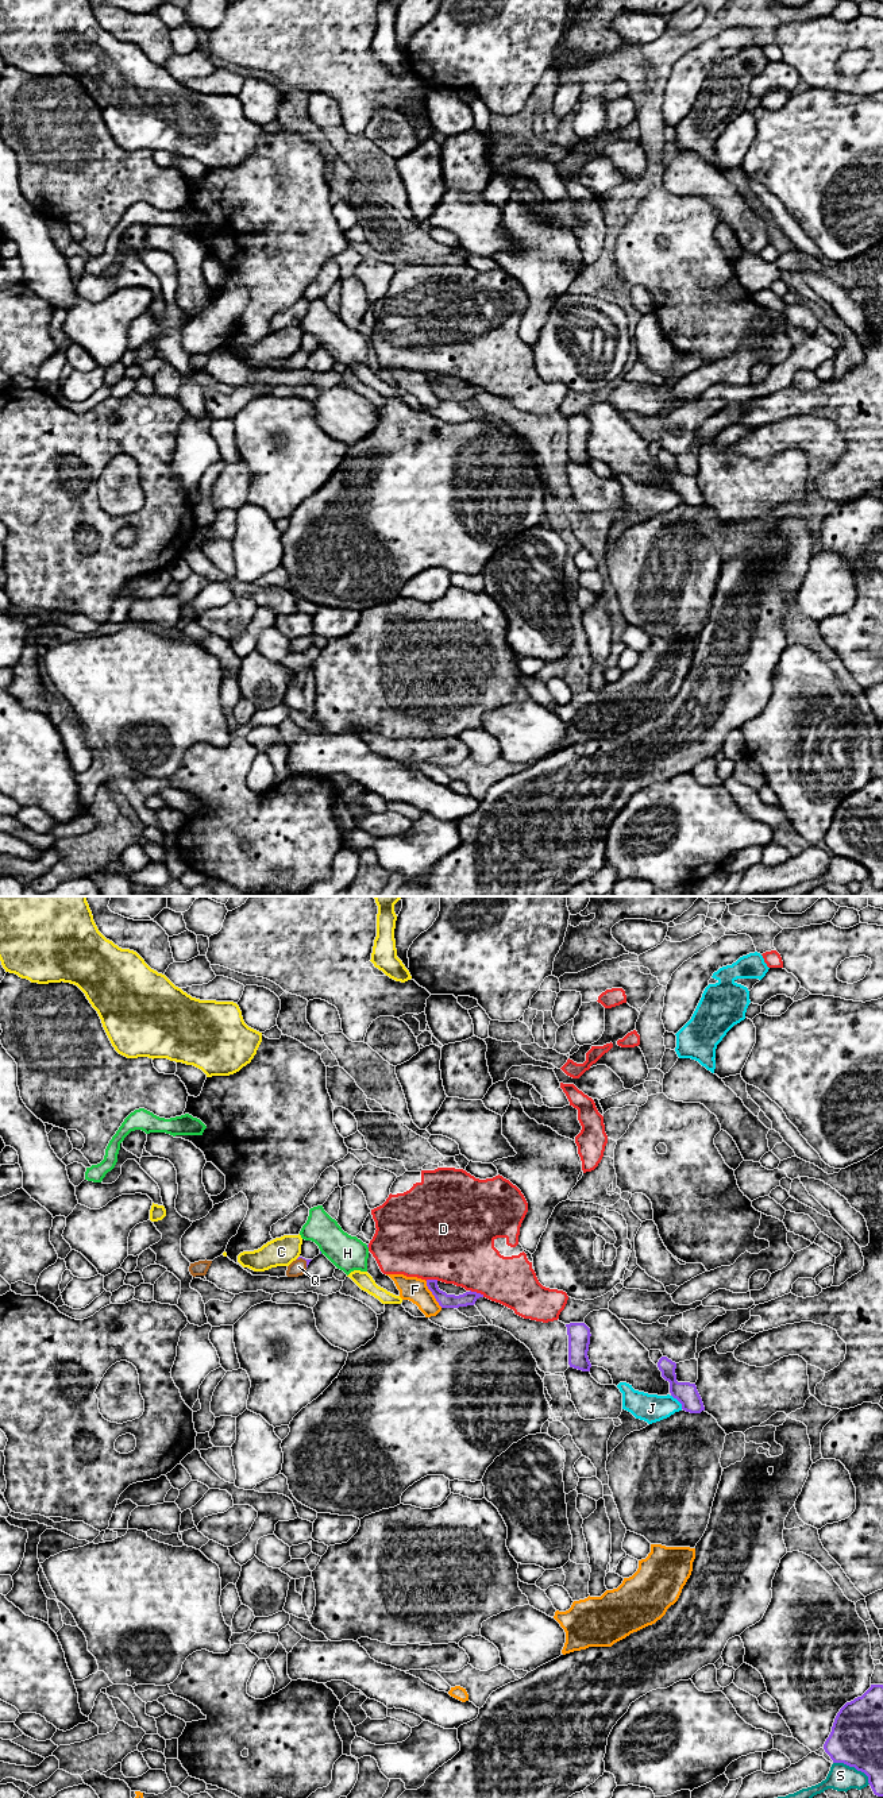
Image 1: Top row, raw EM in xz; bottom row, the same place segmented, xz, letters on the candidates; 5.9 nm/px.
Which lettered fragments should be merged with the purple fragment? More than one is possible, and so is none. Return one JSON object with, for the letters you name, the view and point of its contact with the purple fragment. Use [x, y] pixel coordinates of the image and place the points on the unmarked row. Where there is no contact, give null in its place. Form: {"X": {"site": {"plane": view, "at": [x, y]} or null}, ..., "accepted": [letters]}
{"Q": {"site": {"plane": "xz", "at": [304, 351]}}, "accepted": ["Q"]}

